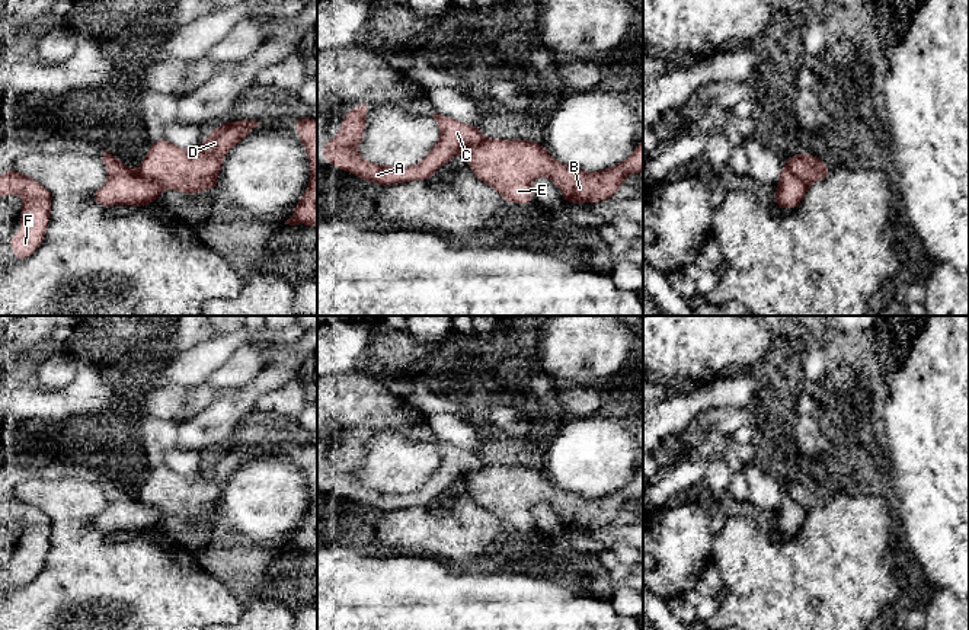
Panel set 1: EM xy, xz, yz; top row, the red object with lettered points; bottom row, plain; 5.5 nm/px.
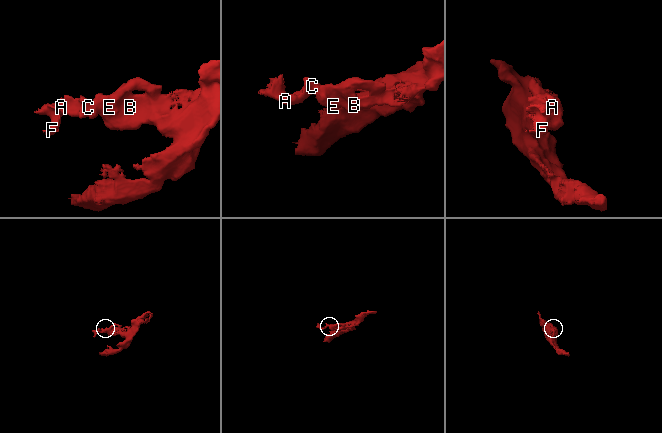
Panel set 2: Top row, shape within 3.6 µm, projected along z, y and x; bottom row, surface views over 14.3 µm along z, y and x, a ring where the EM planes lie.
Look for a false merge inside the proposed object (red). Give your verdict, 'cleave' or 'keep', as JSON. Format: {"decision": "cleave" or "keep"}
{"decision": "cleave"}

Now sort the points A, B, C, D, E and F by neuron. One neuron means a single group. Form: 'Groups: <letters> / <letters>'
Groups: A C F / B D E

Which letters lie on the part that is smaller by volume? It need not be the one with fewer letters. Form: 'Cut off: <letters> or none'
Cut off: A, C, F

